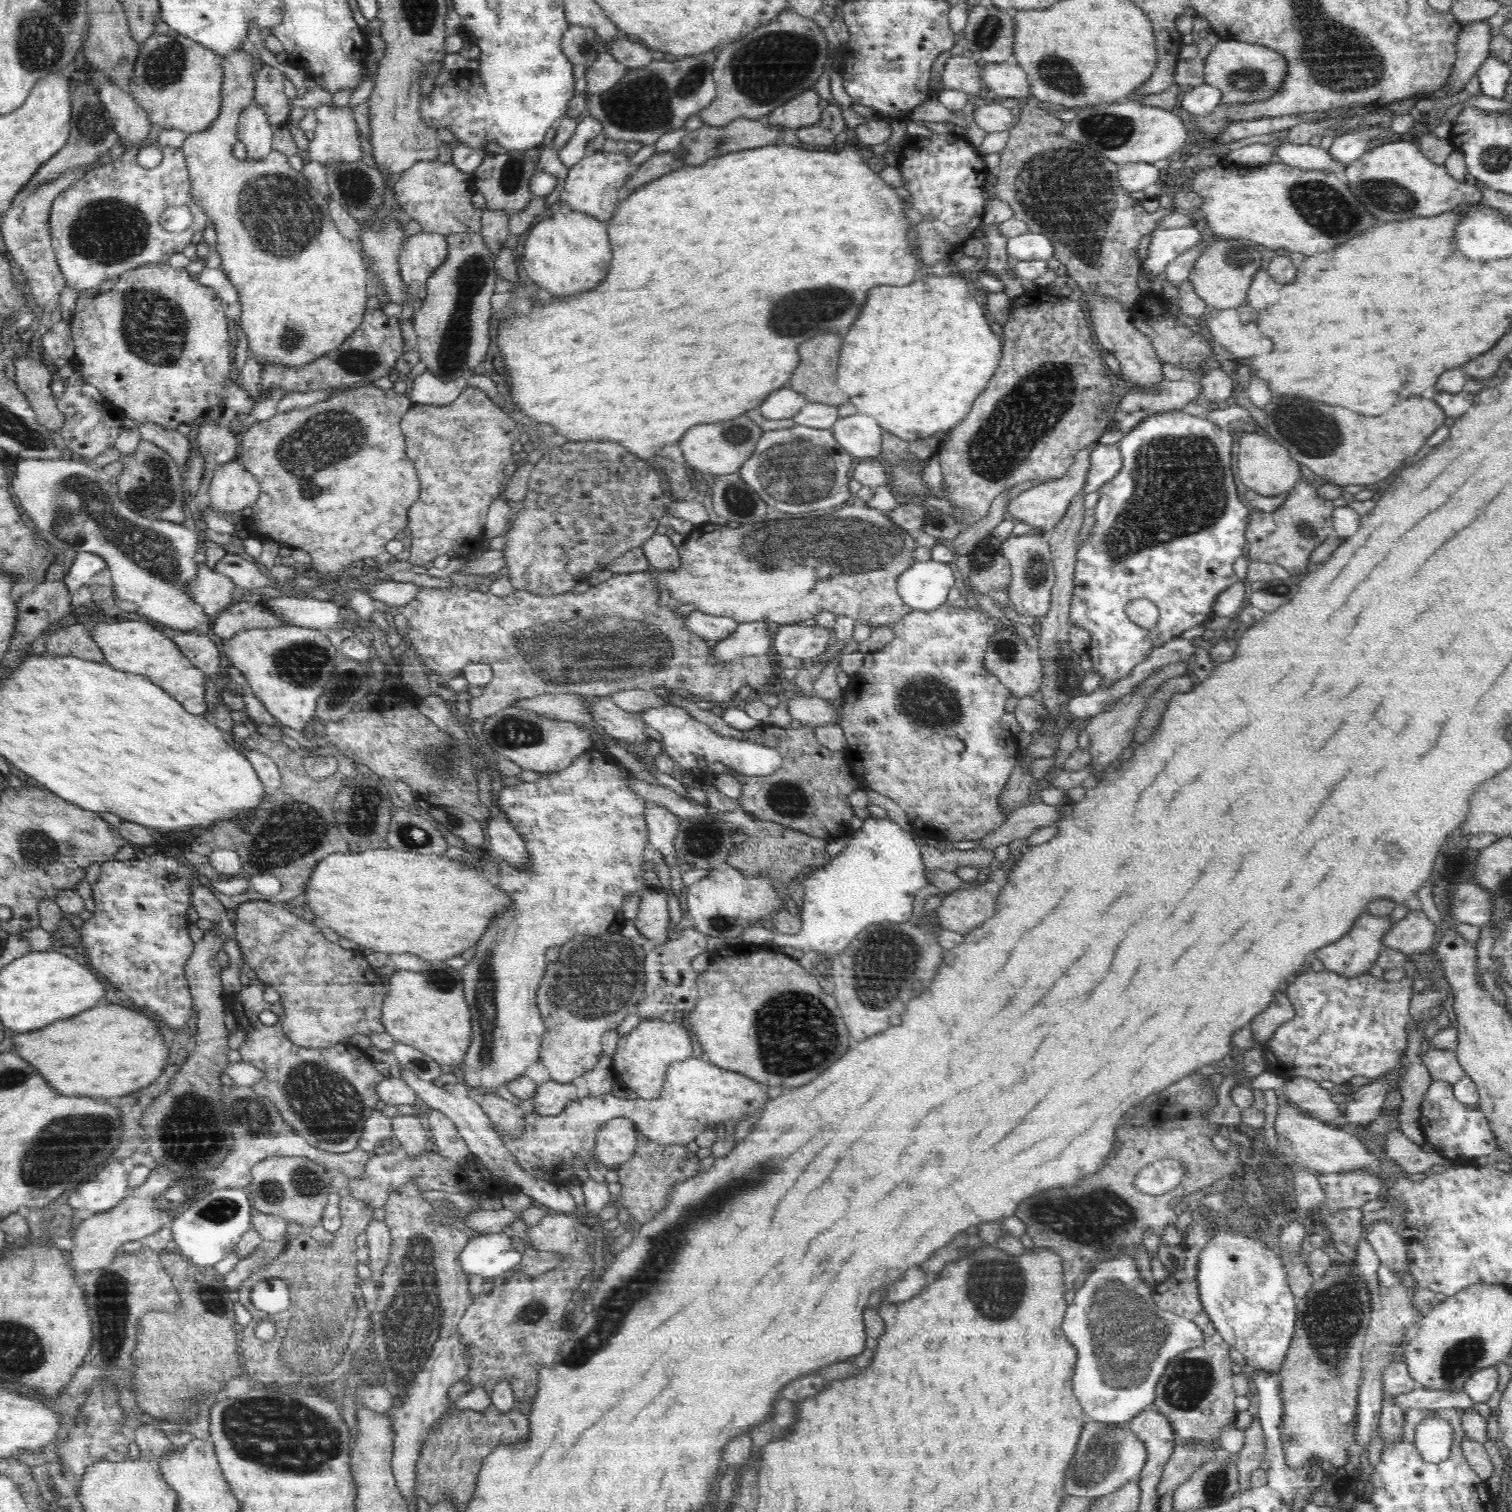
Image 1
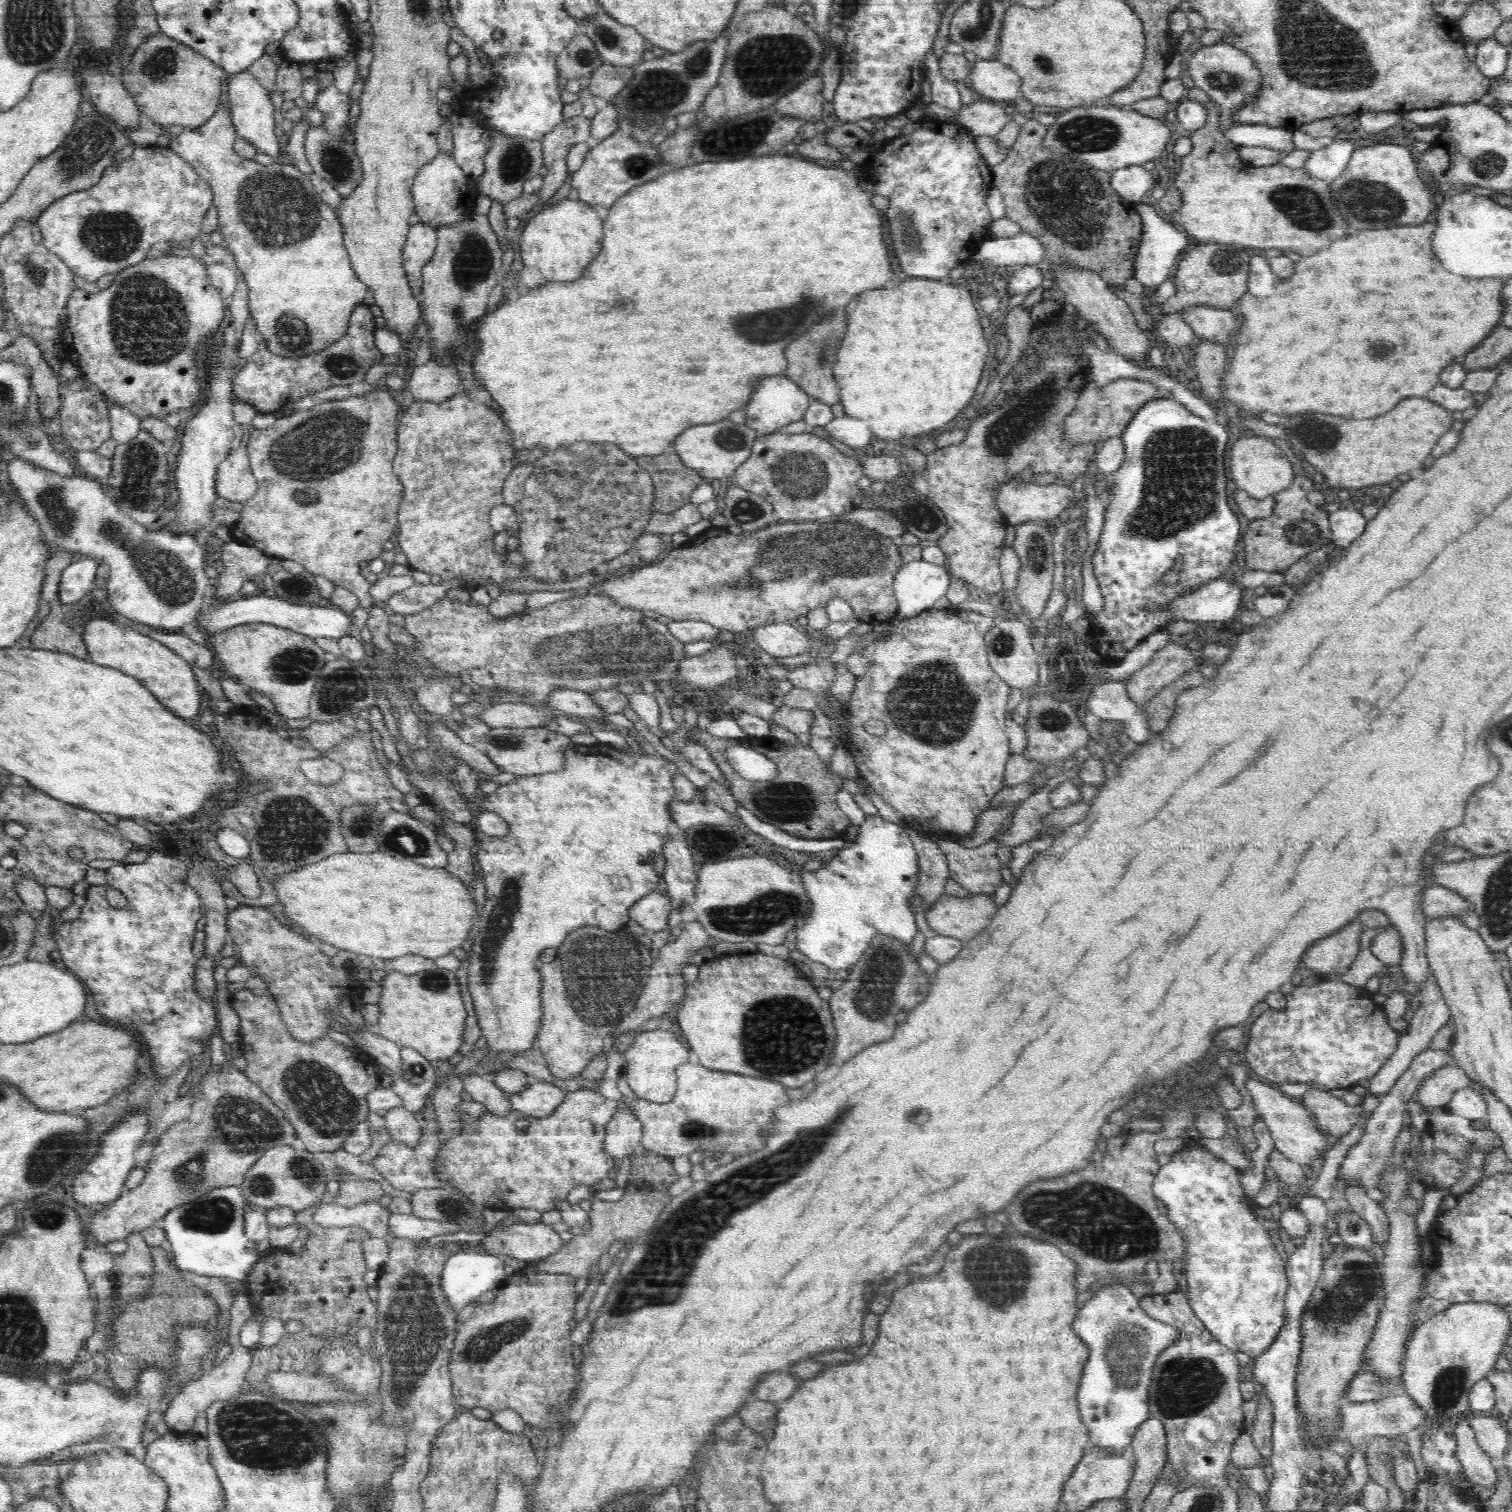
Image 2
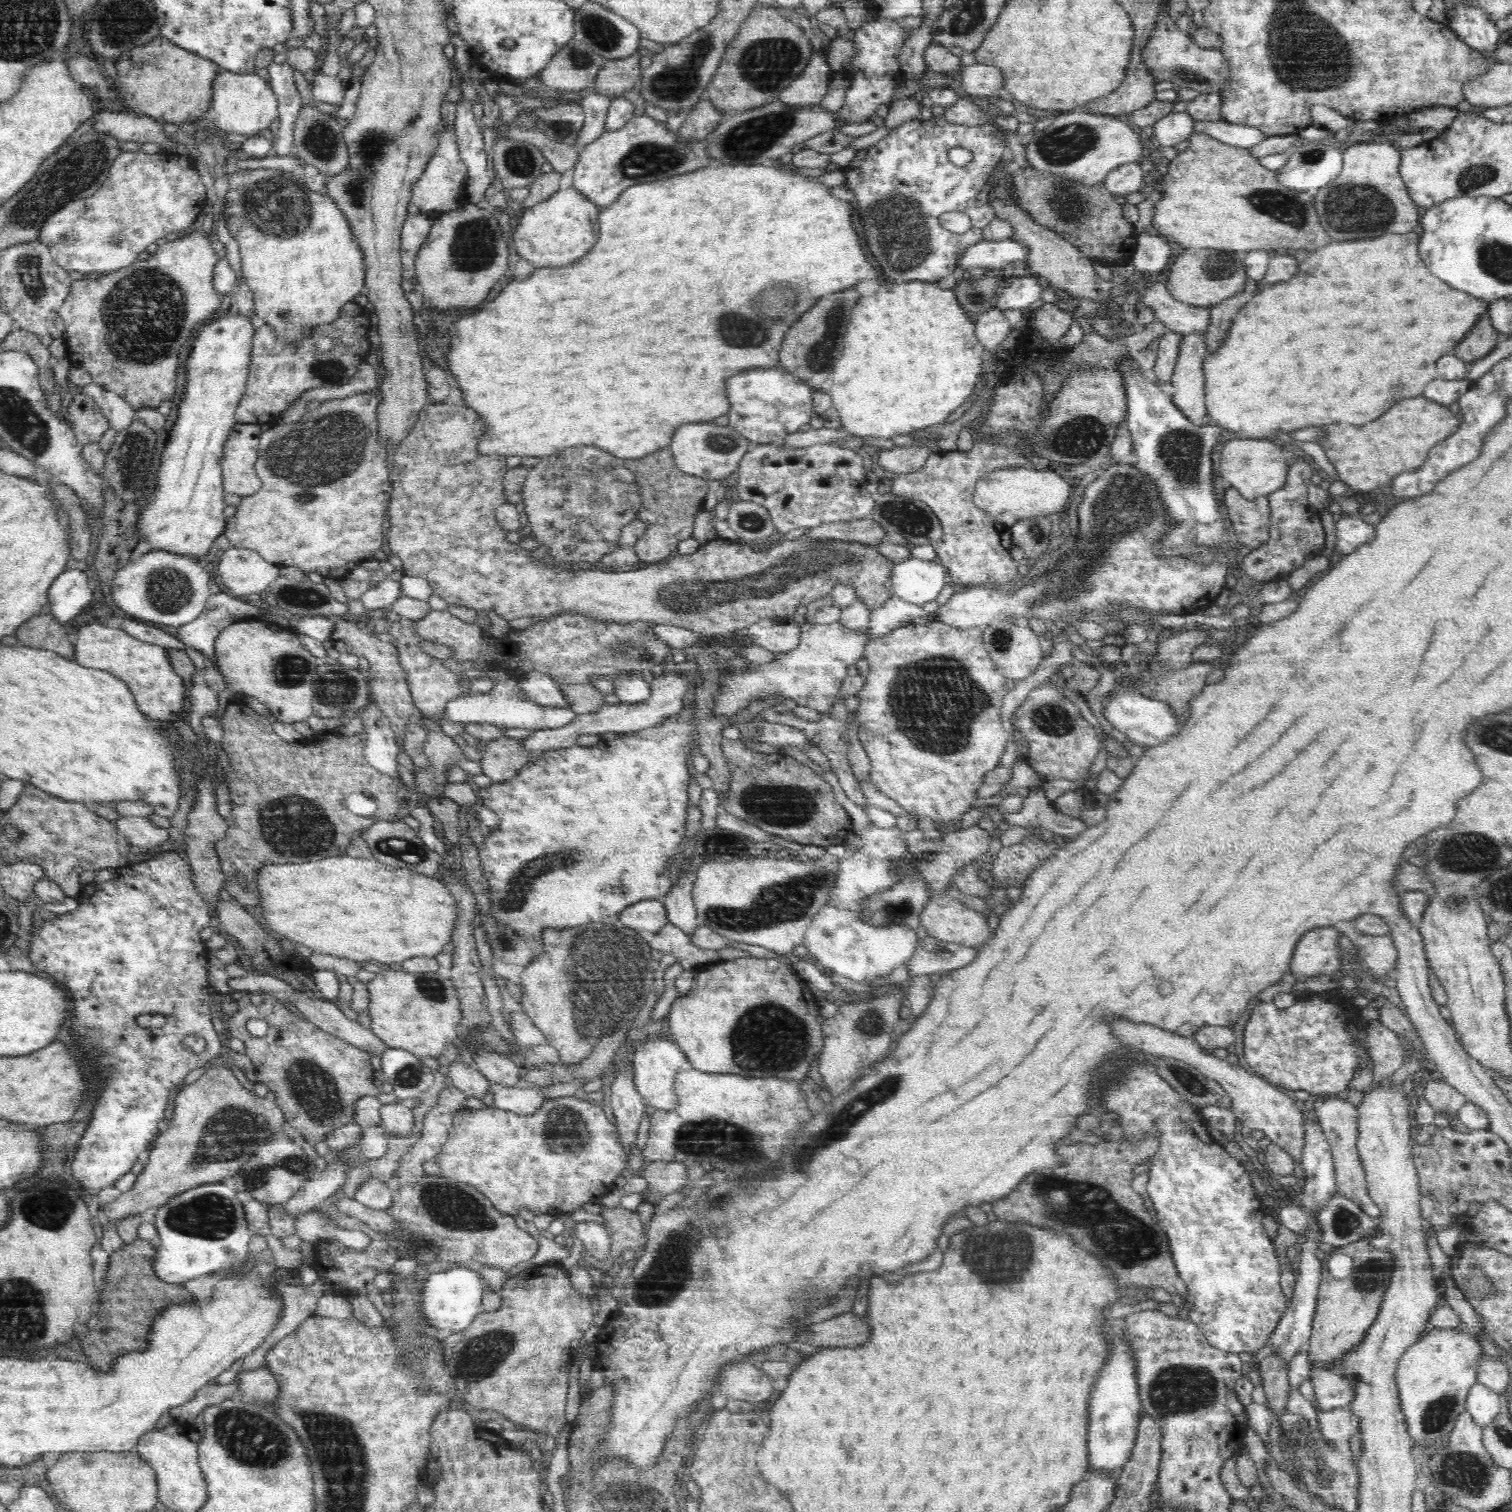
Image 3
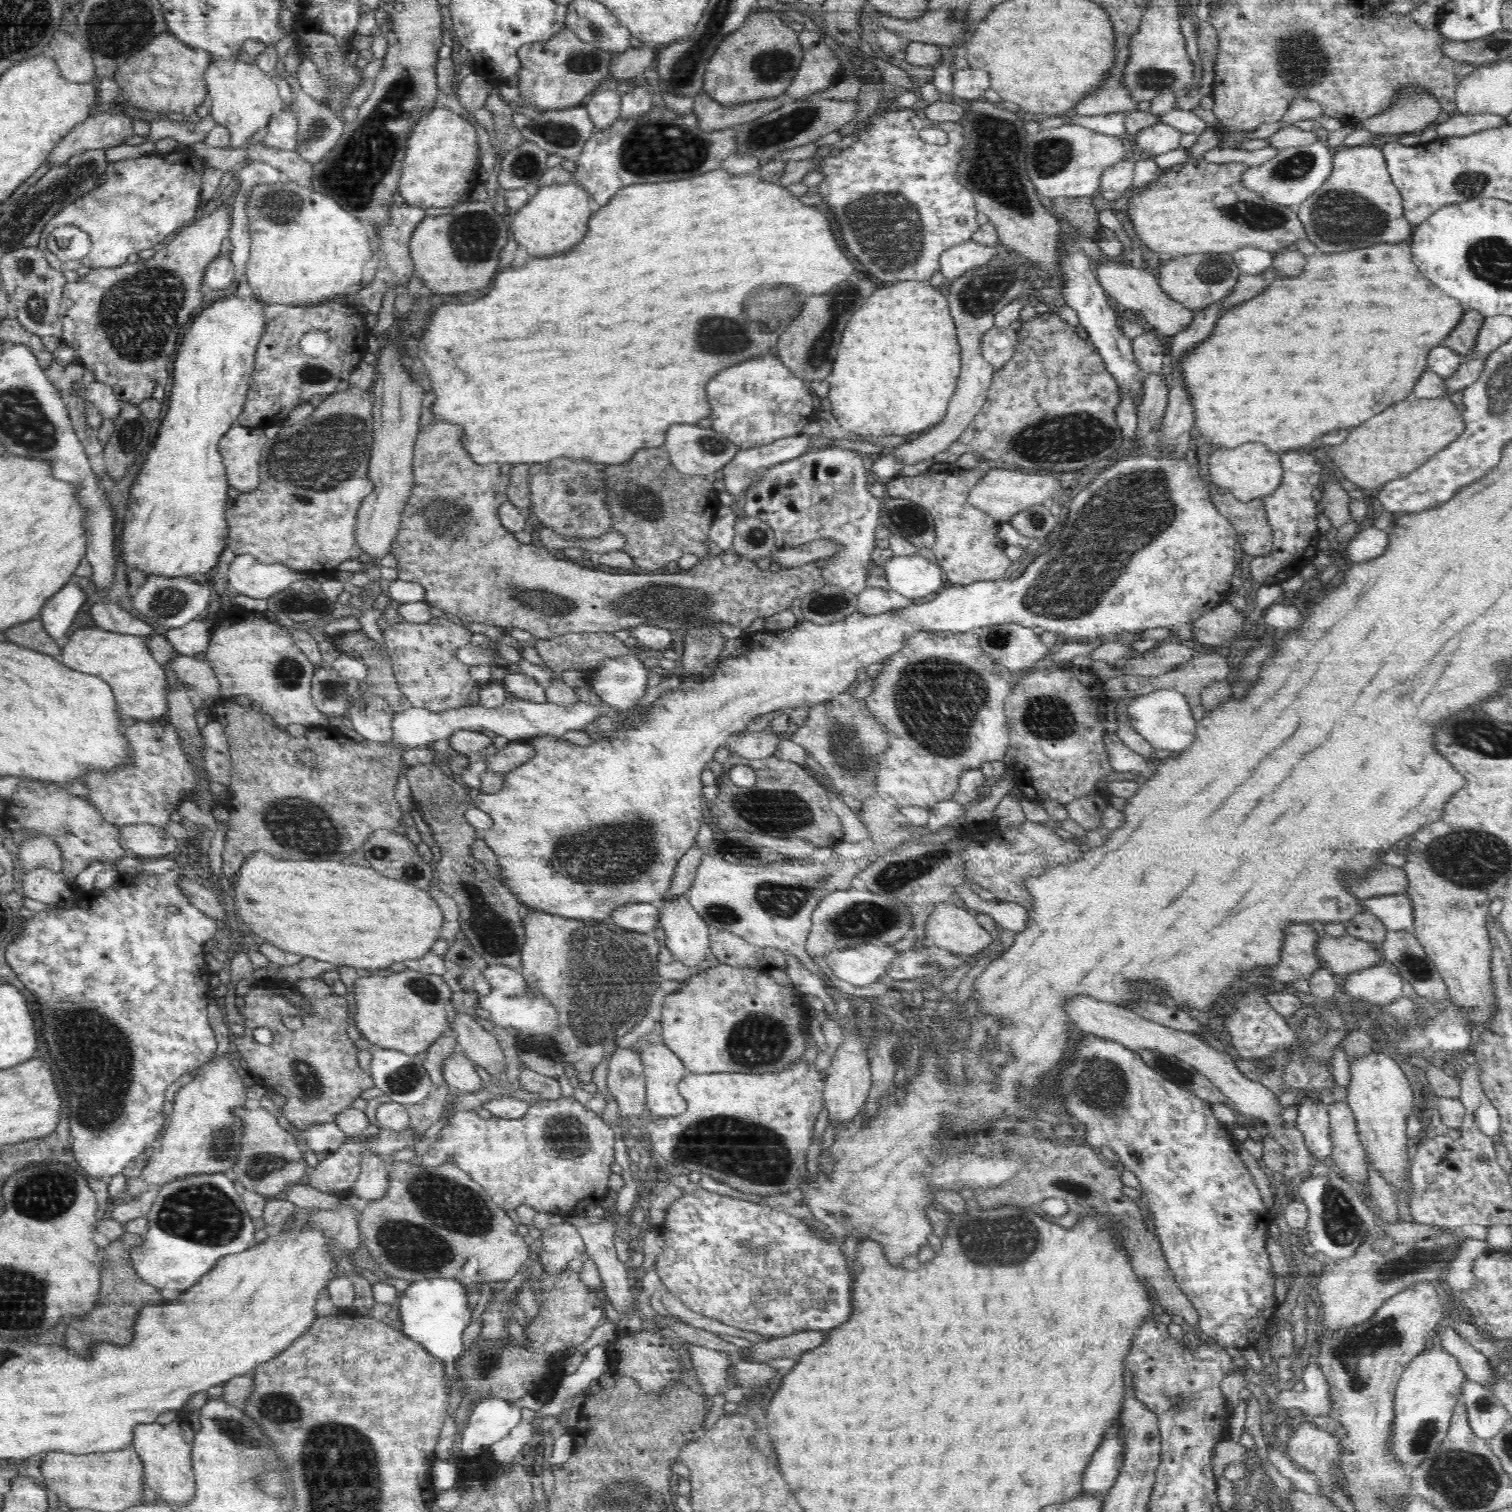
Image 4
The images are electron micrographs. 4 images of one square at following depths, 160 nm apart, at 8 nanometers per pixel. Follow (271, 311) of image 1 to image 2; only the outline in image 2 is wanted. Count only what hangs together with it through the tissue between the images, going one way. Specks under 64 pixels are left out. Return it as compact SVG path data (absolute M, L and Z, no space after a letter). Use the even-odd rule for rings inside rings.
M220 107L202 126L172 137L167 146L186 160L214 192L223 245L230 253L230 265L244 275L250 291L250 316L269 352L292 358L314 354L330 347L346 334L352 312L358 303L362 303L369 291L368 286L356 277L351 268L337 212L320 198L309 175L291 164L274 162L272 166L262 166L262 162L254 162L254 159L240 158L234 150L237 132L226 107Z

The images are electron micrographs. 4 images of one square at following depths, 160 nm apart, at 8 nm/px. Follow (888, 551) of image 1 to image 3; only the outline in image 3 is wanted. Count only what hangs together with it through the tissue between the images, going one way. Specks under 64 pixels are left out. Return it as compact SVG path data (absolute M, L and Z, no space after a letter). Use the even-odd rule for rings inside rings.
M428 402L418 412L416 424L409 429L408 436L404 438L396 446L396 454L394 454L394 466L390 472L390 480L394 482L394 490L392 491L392 498L389 500L388 507L388 523L389 528L386 530L388 536L388 546L390 553L398 556L402 560L403 574L408 576L416 576L426 579L431 586L432 592L440 598L444 598L447 604L456 604L458 606L466 606L466 608L473 608L476 612L484 610L484 612L496 612L498 616L504 620L514 620L515 618L524 618L524 616L531 616L533 620L542 620L544 616L556 616L557 613L583 613L584 616L592 616L599 620L619 621L620 624L624 622L634 622L634 620L644 620L652 624L670 623L680 628L687 628L695 633L698 632L704 637L704 640L710 640L714 635L724 635L730 632L739 632L740 630L762 620L764 618L771 618L779 621L788 621L790 617L796 612L796 608L800 605L807 605L813 600L826 596L834 588L836 583L842 583L849 587L856 589L856 596L858 599L864 601L868 605L868 609L872 612L876 607L882 607L888 599L894 595L893 586L891 583L891 570L895 563L888 560L885 556L882 558L877 544L884 542L886 531L876 523L870 516L862 518L862 520L850 520L848 523L827 523L818 527L813 527L806 532L805 536L792 539L792 542L784 542L784 544L776 544L772 550L764 550L760 554L756 554L752 550L752 545L745 545L737 541L728 541L719 537L714 538L701 545L700 548L693 554L679 555L678 558L666 558L664 562L656 561L652 566L646 566L642 570L629 570L626 572L604 572L598 568L583 569L578 571L566 571L558 567L558 565L546 565L544 561L536 560L530 551L524 550L521 544L507 542L508 532L500 530L496 518L494 518L494 510L499 506L507 503L506 495L504 494L504 479L509 471L506 465L506 458L504 456L482 456L476 450L478 438L484 436L486 424L484 420L472 410L472 408L464 408L462 406L447 405L443 402L432 404Z

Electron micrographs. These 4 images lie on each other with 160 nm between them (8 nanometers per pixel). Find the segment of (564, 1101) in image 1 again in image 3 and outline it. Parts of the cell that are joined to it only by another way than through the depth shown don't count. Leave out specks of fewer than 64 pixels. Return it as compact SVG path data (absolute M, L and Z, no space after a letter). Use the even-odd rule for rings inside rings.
M494 1084L494 1103L491 1106L518 1115L532 1114L546 1100L539 1089Z

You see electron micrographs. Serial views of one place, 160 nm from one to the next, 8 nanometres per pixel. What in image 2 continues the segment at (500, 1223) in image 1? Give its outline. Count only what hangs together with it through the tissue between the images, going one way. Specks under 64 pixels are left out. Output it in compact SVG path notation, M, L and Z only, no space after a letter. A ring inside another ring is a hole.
M391 1214L389 1218L388 1237L404 1240L430 1239L438 1235L457 1232L460 1229L454 1223L442 1223L414 1217L412 1214Z

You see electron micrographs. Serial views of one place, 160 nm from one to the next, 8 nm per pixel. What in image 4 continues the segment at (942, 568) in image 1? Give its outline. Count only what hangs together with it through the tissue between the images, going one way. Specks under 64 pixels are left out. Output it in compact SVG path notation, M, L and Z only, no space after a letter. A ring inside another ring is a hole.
M891 555L882 567L890 588L903 597L924 598L942 588L940 565L921 555Z

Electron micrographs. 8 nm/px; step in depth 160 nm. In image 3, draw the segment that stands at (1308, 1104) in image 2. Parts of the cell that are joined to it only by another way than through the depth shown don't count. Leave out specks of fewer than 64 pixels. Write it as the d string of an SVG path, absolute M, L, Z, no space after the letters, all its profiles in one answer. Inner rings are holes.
M1336 1096L1324 1097L1316 1099L1313 1104L1312 1113L1316 1121L1320 1125L1324 1136L1330 1143L1332 1151L1332 1160L1334 1163L1334 1171L1336 1171L1336 1188L1338 1193L1356 1203L1358 1207L1372 1218L1381 1218L1382 1212L1378 1205L1372 1200L1365 1179L1365 1170L1359 1159L1357 1151L1357 1136L1359 1131L1359 1114L1357 1107L1350 1104L1346 1099L1340 1099Z

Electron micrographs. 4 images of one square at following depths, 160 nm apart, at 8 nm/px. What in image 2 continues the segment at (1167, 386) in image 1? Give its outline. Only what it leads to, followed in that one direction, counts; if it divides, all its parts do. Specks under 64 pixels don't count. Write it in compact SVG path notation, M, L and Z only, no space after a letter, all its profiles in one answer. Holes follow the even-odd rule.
M1120 378L1099 388L1094 382L1087 382L1079 399L1076 399L1074 410L1063 420L1066 429L1066 439L1075 444L1089 444L1099 446L1103 441L1112 437L1120 437L1128 426L1132 417L1146 403L1154 399L1170 399L1166 394L1160 394L1160 388L1154 384L1136 380L1134 378Z

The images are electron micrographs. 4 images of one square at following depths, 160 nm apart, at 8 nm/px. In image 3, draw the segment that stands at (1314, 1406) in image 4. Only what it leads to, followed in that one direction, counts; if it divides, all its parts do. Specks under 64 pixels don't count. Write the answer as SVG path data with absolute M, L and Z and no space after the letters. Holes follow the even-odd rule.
M1311 1366L1309 1378L1312 1381L1318 1408L1321 1411L1334 1410L1349 1405L1355 1395L1353 1383L1340 1373L1332 1373L1330 1369Z

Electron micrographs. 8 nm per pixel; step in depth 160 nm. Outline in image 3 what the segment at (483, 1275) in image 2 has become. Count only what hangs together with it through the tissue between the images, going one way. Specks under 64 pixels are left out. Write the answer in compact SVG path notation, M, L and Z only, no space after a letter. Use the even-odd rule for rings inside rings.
M459 1265L440 1266L428 1278L428 1284L424 1286L422 1315L432 1328L437 1328L444 1335L451 1332L463 1332L468 1325L484 1312L482 1296L488 1290L488 1285L481 1274L472 1269Z

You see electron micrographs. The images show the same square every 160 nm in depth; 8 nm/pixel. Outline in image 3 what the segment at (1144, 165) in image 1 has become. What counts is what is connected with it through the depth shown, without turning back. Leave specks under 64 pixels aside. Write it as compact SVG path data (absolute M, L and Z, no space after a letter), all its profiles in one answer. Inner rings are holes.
M1129 162L1111 170L1103 180L1105 187L1125 198L1130 192L1138 192L1144 186L1144 169L1135 162Z

